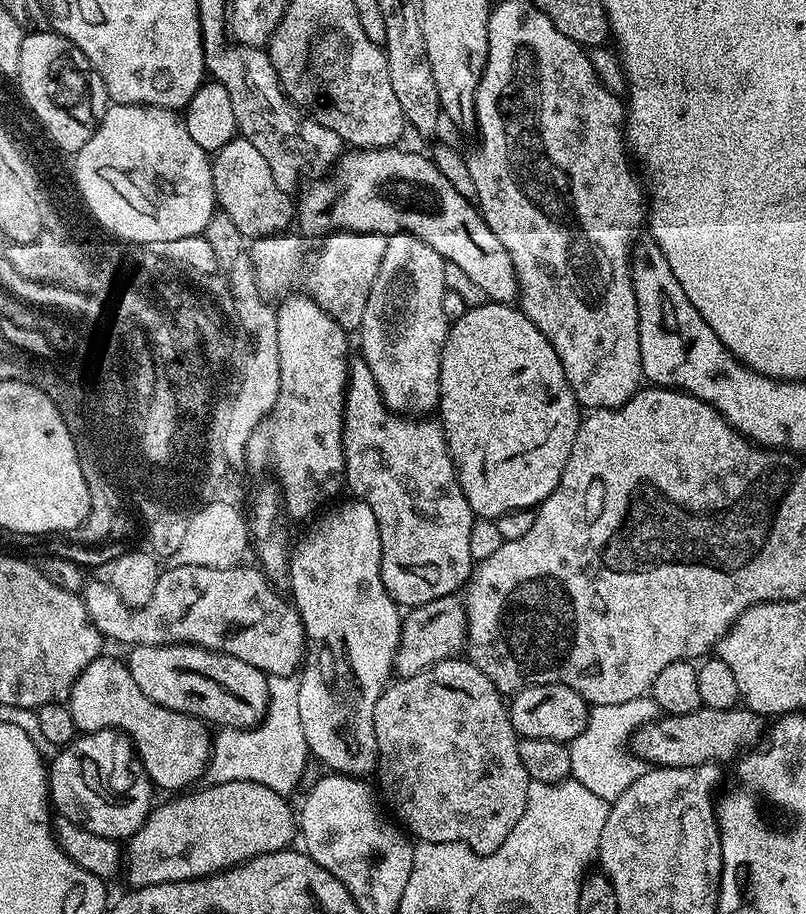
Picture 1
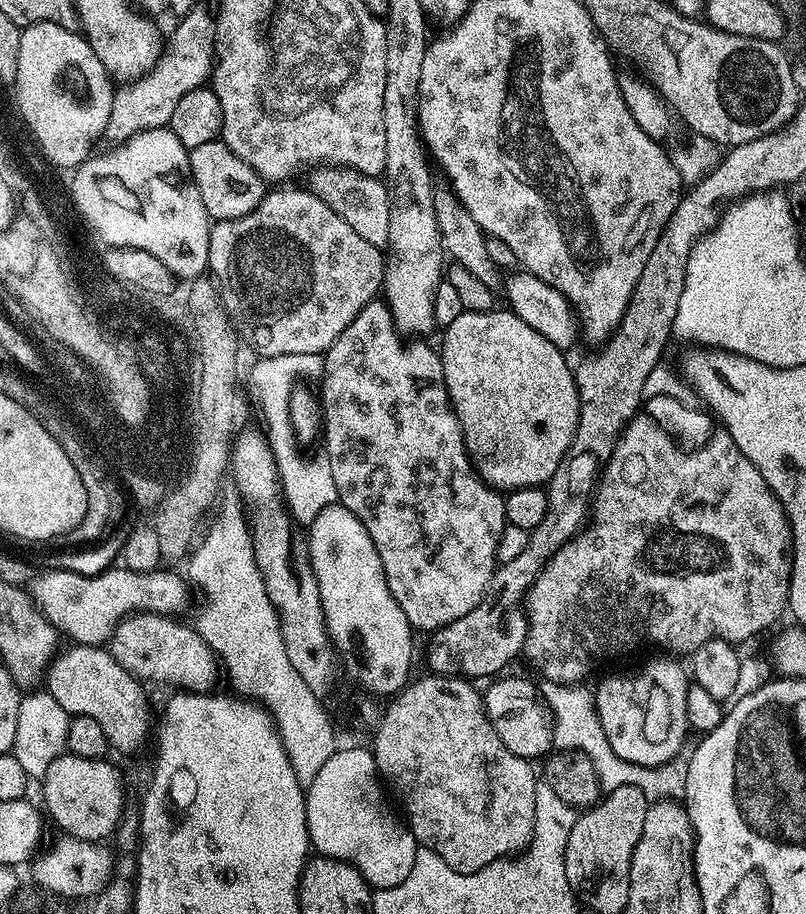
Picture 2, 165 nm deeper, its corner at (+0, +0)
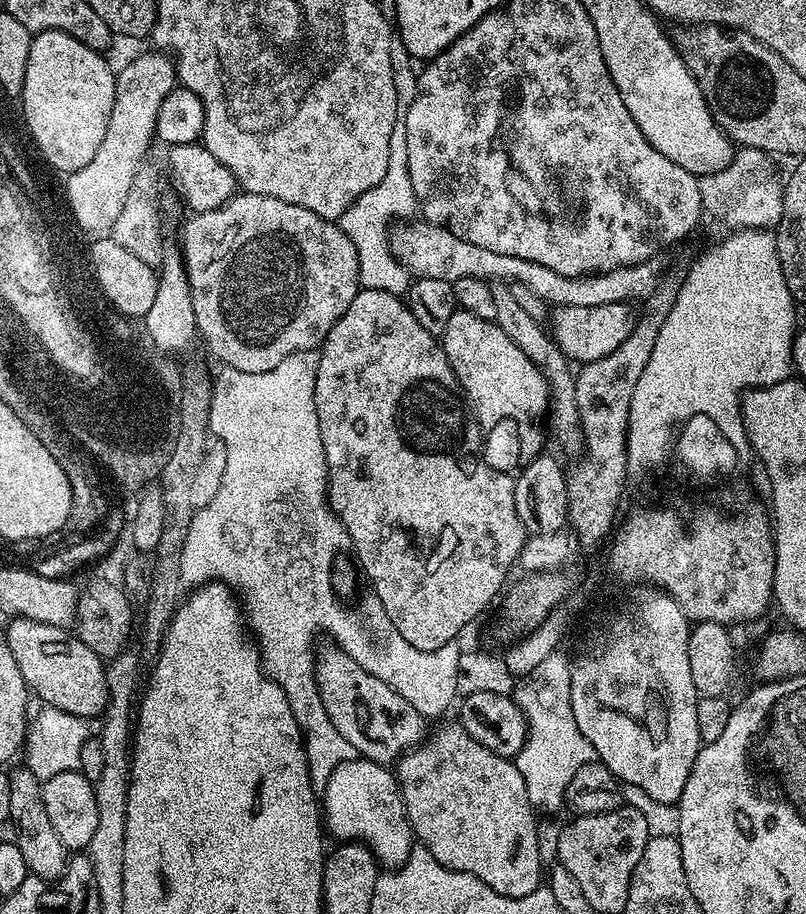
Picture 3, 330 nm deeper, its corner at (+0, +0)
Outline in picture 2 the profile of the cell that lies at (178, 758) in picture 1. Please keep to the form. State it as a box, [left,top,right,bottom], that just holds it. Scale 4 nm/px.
[46,646,153,752]

